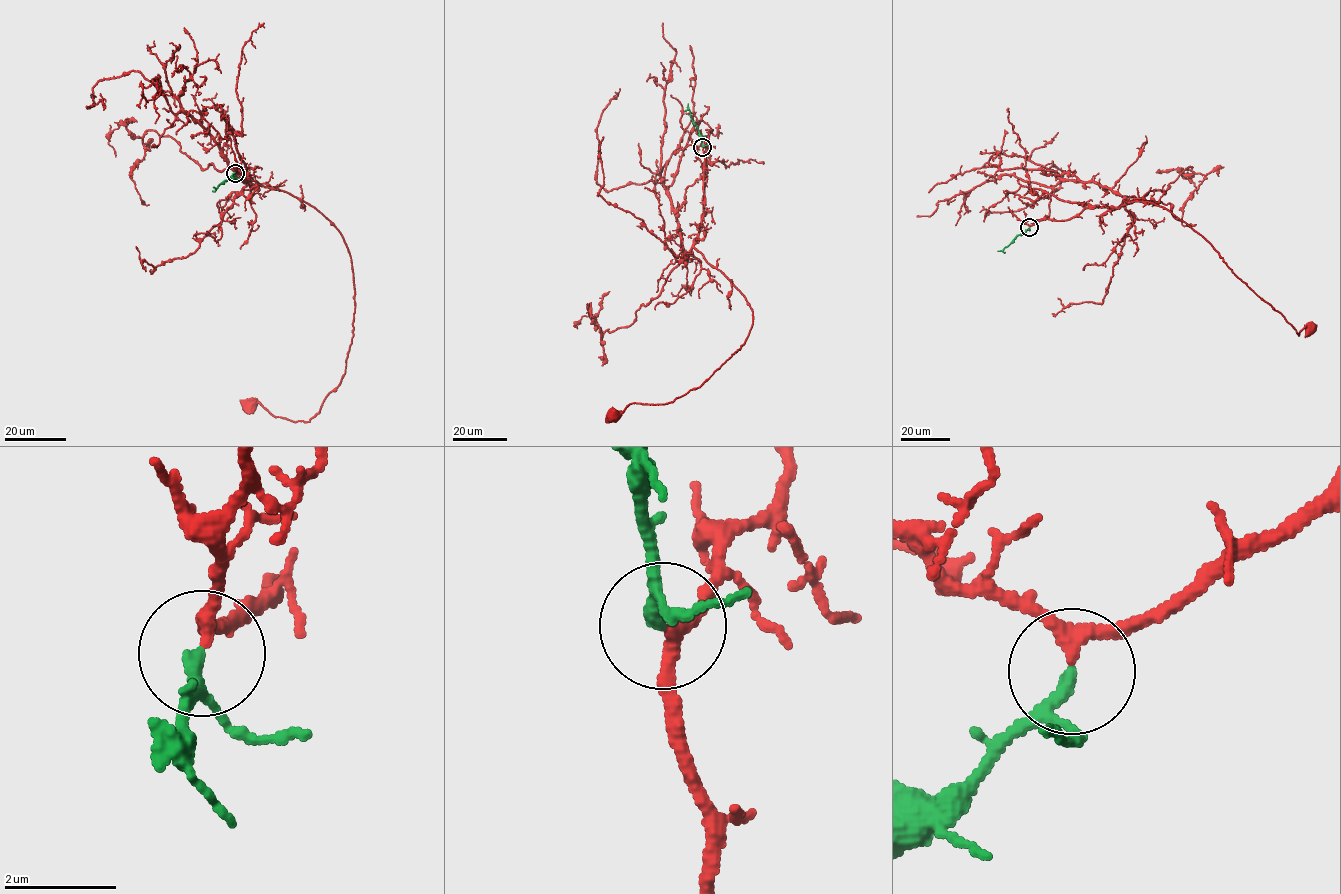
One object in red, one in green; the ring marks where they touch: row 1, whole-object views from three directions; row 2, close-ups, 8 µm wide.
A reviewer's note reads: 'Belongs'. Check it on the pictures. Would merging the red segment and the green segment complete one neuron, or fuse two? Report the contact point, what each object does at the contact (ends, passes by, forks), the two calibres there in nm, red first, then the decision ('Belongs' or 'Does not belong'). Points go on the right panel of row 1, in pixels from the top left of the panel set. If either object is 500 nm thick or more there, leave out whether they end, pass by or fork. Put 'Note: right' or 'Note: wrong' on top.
Note: right
Place: (1029, 227). At the ring red passes by. At the ring green passes by. Thickness 220 nm (red) against 180 nm. Belongs

